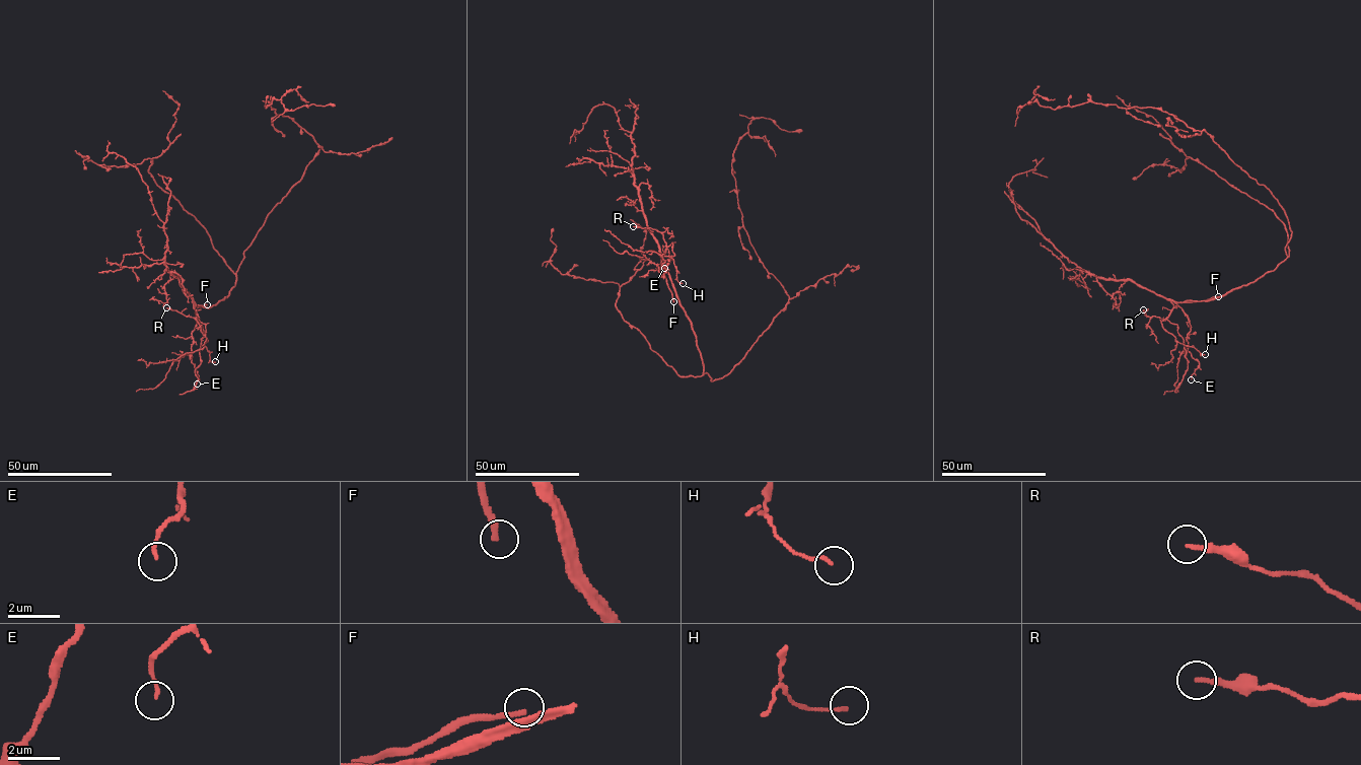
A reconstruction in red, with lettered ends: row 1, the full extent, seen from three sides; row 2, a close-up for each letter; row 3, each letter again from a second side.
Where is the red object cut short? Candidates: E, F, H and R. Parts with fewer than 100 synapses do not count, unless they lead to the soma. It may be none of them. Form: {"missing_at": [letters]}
{"missing_at": ["F"]}

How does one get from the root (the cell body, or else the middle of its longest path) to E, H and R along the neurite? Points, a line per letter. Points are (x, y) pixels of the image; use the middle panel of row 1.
E: (709, 375), (703, 373), (691, 321), (661, 259), (662, 277), (664, 268)
H: (709, 375), (703, 373), (691, 321), (662, 267), (660, 255), (672, 242), (676, 279), (683, 283)
R: (709, 375), (703, 373), (691, 321), (662, 267), (660, 255), (666, 248), (663, 235), (650, 228), (633, 226)

